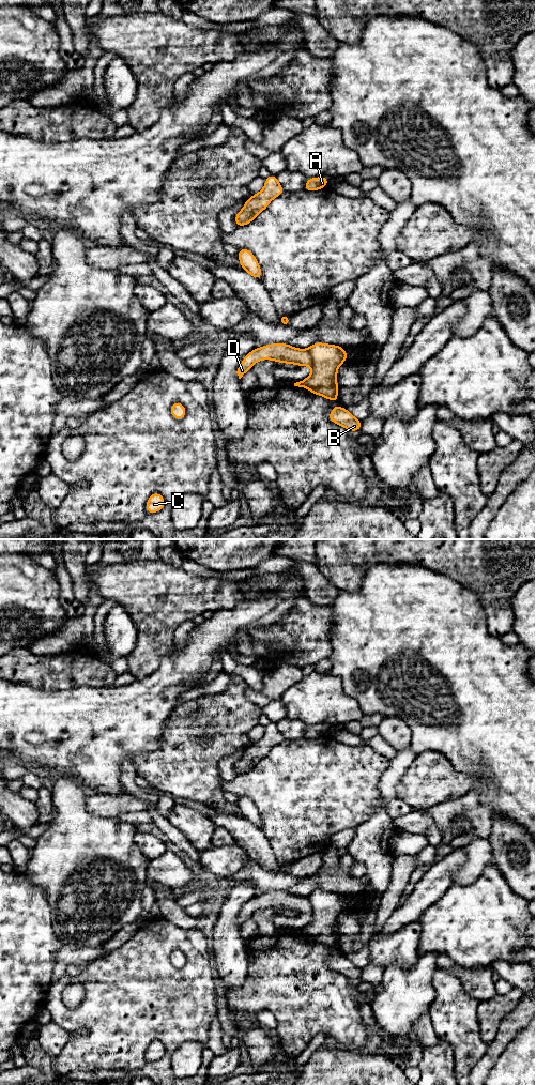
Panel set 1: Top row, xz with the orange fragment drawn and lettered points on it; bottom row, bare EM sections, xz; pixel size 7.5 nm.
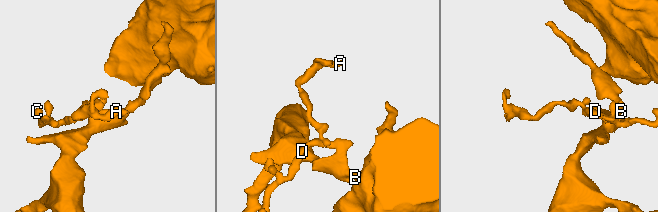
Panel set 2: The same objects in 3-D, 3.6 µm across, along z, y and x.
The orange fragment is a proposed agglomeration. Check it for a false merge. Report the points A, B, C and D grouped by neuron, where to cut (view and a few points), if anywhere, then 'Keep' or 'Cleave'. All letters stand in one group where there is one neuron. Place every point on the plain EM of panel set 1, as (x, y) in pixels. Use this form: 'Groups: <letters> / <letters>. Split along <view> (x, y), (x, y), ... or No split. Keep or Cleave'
Groups: A C D / B. Split along xz (307, 898), (312, 913). Cleave

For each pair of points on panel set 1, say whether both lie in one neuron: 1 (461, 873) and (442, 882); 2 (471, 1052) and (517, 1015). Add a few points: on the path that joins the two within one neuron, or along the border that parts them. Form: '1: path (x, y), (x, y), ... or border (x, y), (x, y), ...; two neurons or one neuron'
1: border (466, 856), (466, 860), (455, 872), (450, 884); two neurons
2: border (488, 1044), (485, 1054), (473, 1066); two neurons

